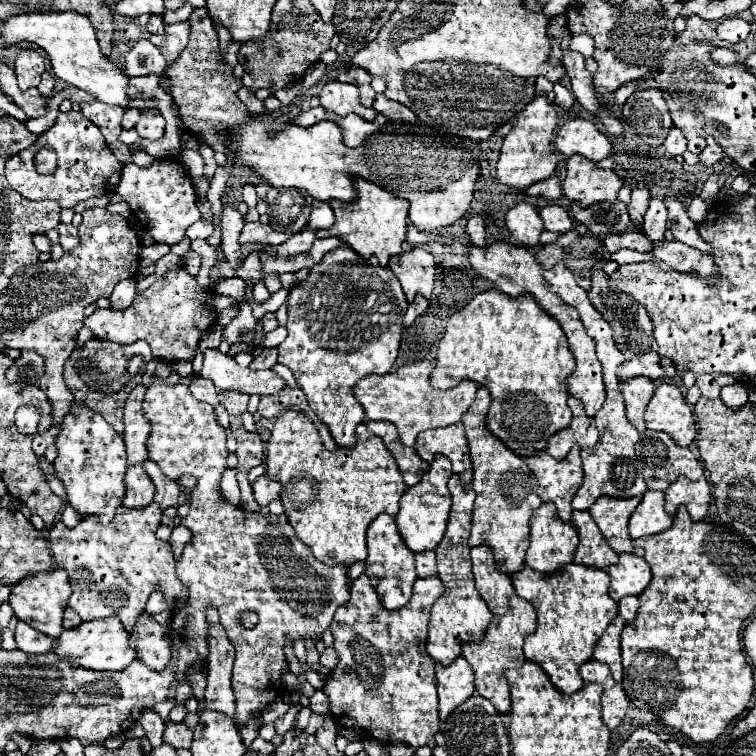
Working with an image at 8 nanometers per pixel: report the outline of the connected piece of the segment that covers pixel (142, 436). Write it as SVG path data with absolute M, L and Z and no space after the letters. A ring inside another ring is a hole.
M139 385L133 393L129 393L123 409L123 423L125 423L123 441L127 447L127 465L137 465L147 459L145 441L151 433L151 427L147 425L147 419L143 417L141 411L143 397L145 397L145 387Z

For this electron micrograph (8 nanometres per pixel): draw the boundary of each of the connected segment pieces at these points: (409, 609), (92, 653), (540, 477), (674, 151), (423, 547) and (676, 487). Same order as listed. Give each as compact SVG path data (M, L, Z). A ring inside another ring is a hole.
M365 575L351 583L351 597L349 601L337 609L335 619L331 623L333 633L333 647L339 655L337 667L329 673L327 685L323 693L329 699L329 709L333 719L341 727L359 727L367 731L381 743L407 743L413 749L423 745L435 747L435 735L439 733L438 695L435 679L435 661L425 651L427 641L427 623L433 603L443 595L445 587L439 577L417 579L413 587L413 597L403 609L387 611L379 605L375 597L375 589Z
M107 617L107 619L99 619L99 621L91 621L91 623L81 623L79 627L63 631L61 637L55 641L53 651L59 653L59 657L63 657L63 659L81 663L81 667L85 667L85 669L121 671L137 657L135 645L129 643L129 637L131 637L131 633L123 627L119 617Z
M575 447L571 449L571 453L563 459L563 461L557 461L553 459L547 451L545 453L539 453L535 457L529 457L527 465L529 465L529 471L535 475L537 479L537 495L541 497L541 501L551 501L555 503L557 507L557 515L561 521L569 521L571 519L571 499L575 497L577 489L581 487L583 483L583 467L581 467L581 449Z
M673 127L669 133L667 133L667 139L665 139L665 149L675 157L675 155L681 155L685 149L687 149L687 145L685 145L685 137Z
M435 455L427 475L421 477L421 481L413 487L409 487L399 503L399 513L395 517L399 533L405 541L405 545L413 551L413 553L421 553L421 551L433 551L443 535L445 535L445 527L447 527L447 517L449 517L449 509L451 509L451 495L447 489L447 481L453 475L451 471L451 461L443 455Z
M679 477L665 491L665 511L675 513L679 505L685 505L693 521L701 521L709 509L711 487L705 477L699 481L691 481L687 477Z

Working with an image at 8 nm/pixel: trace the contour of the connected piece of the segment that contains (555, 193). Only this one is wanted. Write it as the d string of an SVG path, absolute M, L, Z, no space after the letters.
M551 175L549 179L543 179L535 185L531 185L525 193L535 195L535 197L545 197L545 199L559 199L561 197L561 181L557 175Z

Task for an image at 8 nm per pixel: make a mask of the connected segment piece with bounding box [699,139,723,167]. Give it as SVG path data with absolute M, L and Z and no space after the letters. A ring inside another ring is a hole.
M709 139L707 141L707 147L701 151L701 163L703 165L707 165L707 167L711 167L711 165L715 165L719 159L721 159L721 147L719 145L713 145L713 139Z

